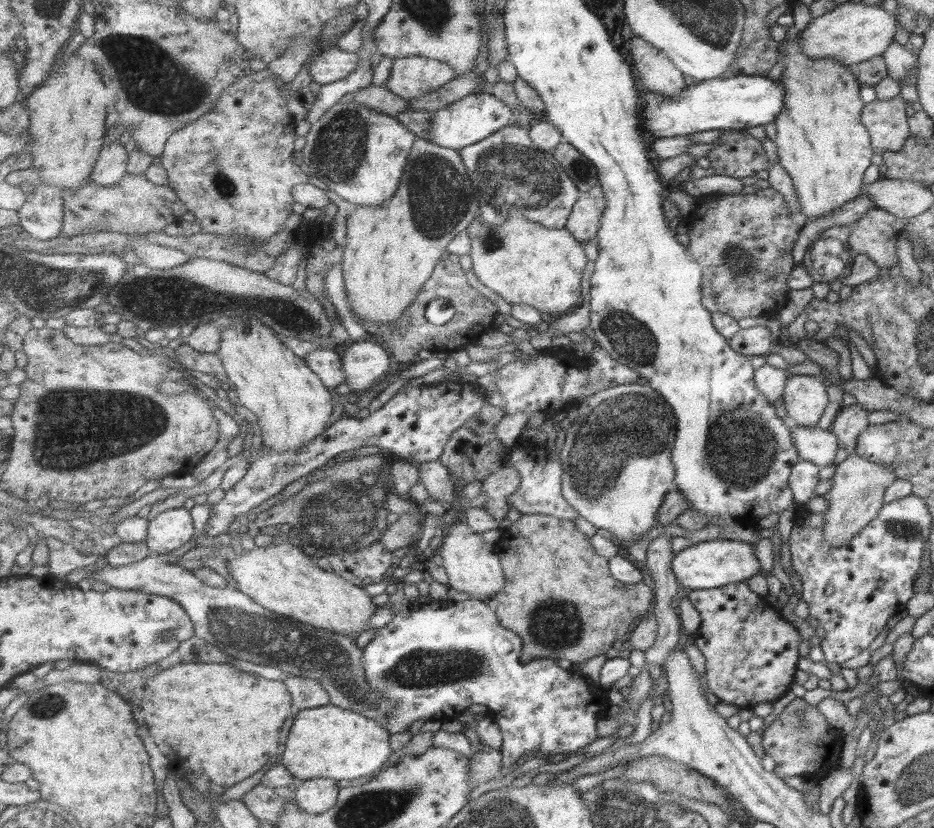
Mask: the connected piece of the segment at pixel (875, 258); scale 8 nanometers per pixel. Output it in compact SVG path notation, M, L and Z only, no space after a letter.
M883 209L868 210L848 236L852 255L868 256L879 269L900 264L896 244L907 223L908 219L898 219Z

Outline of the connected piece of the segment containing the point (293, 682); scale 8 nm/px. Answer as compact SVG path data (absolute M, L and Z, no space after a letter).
M289 674L283 677L283 681L300 710L320 708L332 703L332 696L322 686L322 682L316 679Z

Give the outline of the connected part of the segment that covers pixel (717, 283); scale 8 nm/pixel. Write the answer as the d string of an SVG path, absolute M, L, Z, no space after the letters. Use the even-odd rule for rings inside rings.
M772 187L759 188L755 194L746 196L724 194L716 200L718 202L698 202L698 212L694 212L696 221L689 221L690 251L698 265L704 264L704 308L729 314L737 321L777 314L787 304L790 287L786 282L794 270L793 250L803 220L790 215L784 197Z

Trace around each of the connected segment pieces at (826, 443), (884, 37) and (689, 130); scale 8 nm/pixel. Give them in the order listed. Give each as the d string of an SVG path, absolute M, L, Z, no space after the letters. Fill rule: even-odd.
M792 423L789 429L800 460L817 464L820 468L834 462L839 446L831 430L824 430L817 424L806 427Z
M846 2L822 16L812 17L806 29L800 31L801 49L815 59L832 59L850 68L851 65L884 54L893 43L897 19L878 5Z
M738 75L733 77L720 77L710 80L696 81L696 84L688 87L680 96L667 97L660 93L647 90L645 100L647 107L644 108L645 130L648 134L656 138L672 138L673 136L686 136L704 132L704 130L746 130L748 127L758 126L759 124L768 124L780 114L784 87L781 85L781 79L772 80L767 75Z

